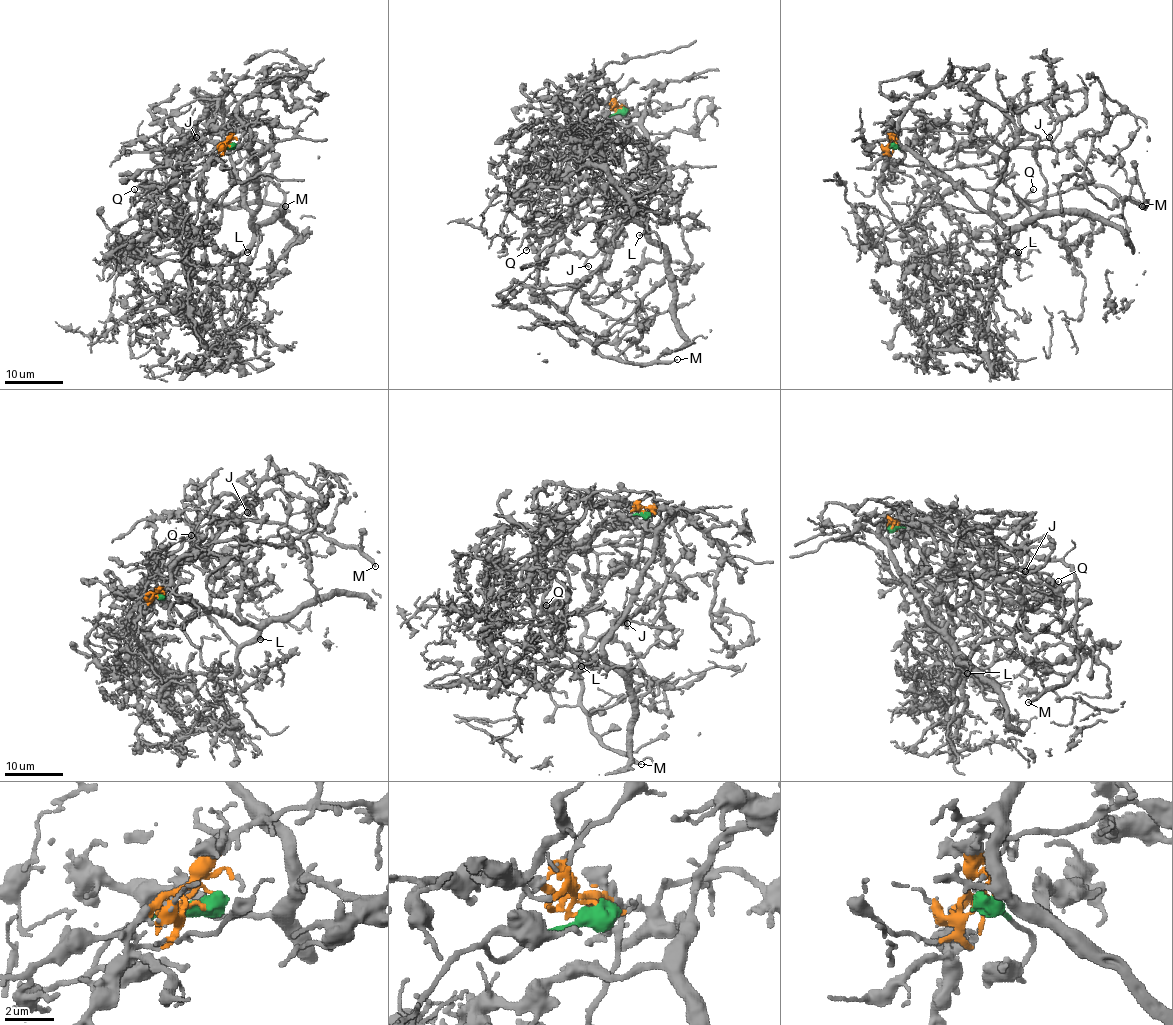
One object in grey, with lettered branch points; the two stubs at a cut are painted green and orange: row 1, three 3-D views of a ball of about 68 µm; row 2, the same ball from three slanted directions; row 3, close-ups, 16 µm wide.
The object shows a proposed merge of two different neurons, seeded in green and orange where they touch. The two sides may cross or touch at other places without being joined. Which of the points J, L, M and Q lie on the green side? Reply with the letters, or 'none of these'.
M, Q

